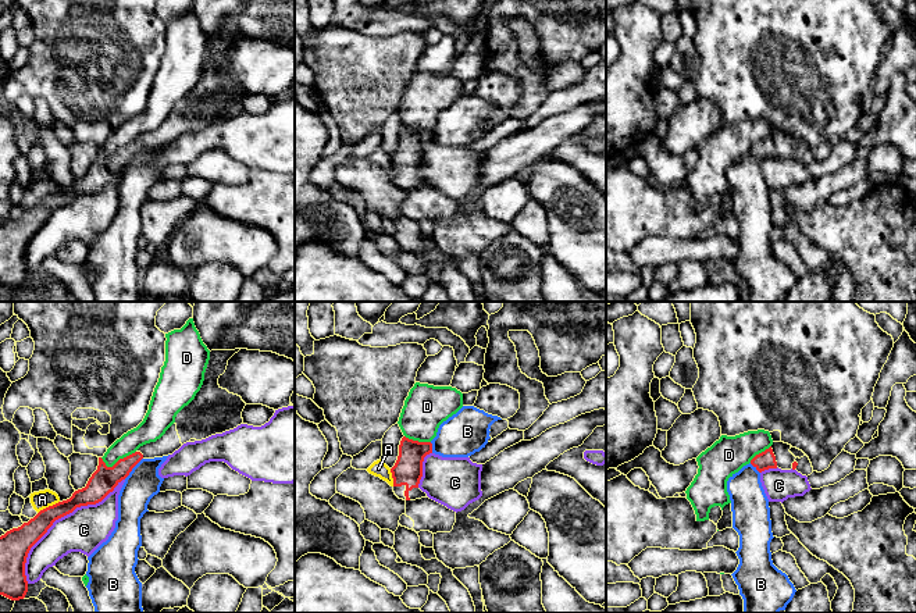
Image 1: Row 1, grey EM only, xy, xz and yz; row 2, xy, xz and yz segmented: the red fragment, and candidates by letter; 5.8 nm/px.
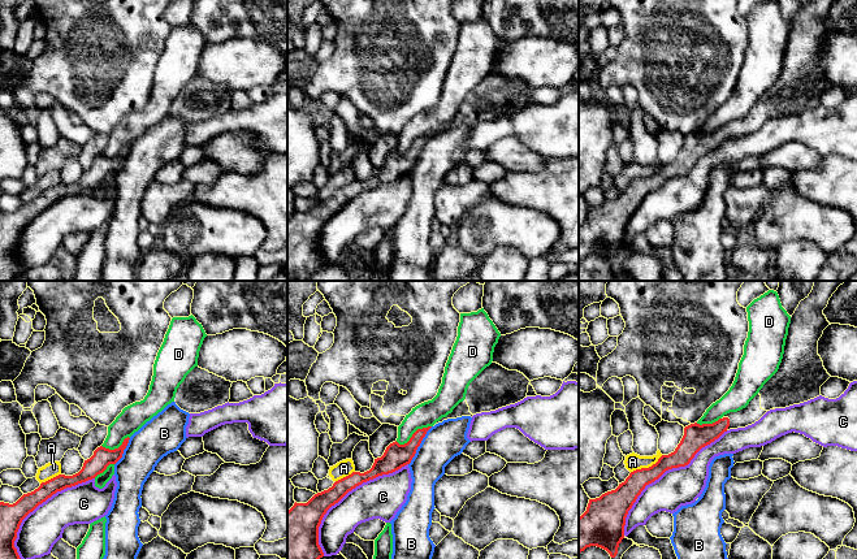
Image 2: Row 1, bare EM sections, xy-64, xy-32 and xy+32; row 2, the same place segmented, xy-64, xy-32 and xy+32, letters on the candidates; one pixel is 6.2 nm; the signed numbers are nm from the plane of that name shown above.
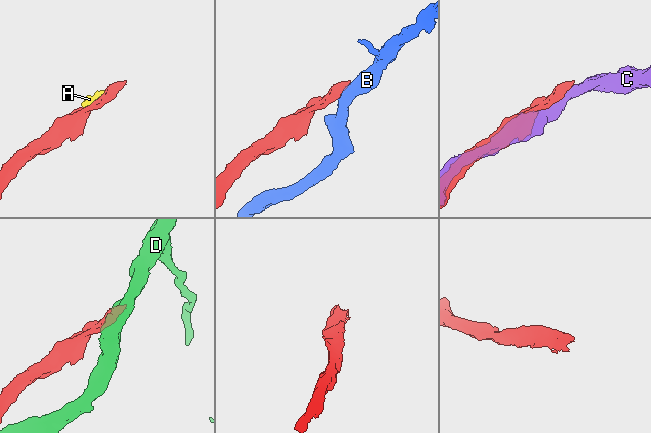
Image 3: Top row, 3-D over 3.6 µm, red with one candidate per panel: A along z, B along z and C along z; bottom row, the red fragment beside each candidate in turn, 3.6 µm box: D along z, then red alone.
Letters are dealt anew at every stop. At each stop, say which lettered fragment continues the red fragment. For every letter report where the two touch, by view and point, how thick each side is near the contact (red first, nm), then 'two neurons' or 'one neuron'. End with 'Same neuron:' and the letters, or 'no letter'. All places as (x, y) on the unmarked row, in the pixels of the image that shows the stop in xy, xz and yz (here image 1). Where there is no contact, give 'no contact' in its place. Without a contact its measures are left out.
A: contact xy (49, 195); calibres 150 and 110 nm; two neurons
B: contact xy (132, 156); calibres 150 and 190 nm; two neurons
C: contact xy (59, 206); calibres 140 and 260 nm; two neurons
D: contact xy (118, 149); calibres 150 and 140 nm; two neurons
Same neuron: no letter

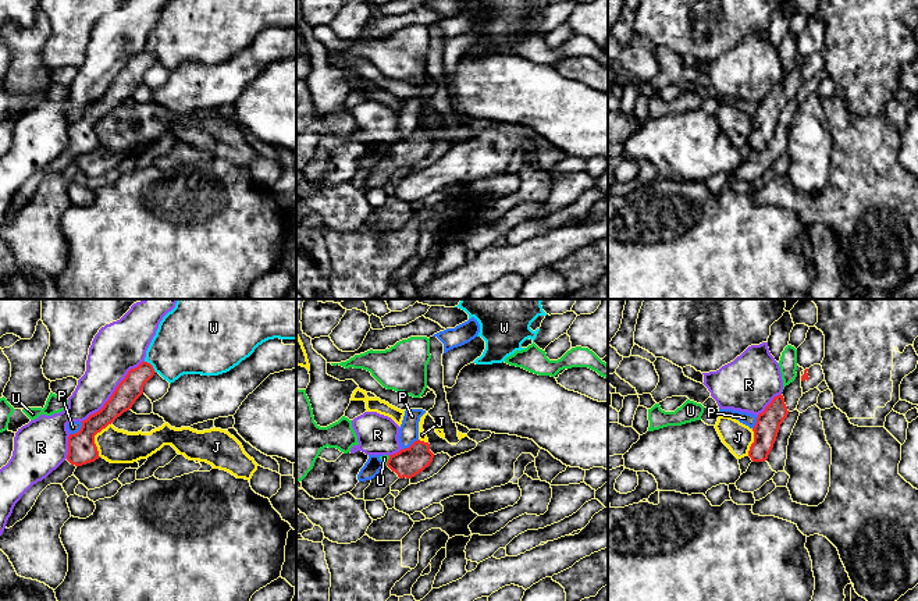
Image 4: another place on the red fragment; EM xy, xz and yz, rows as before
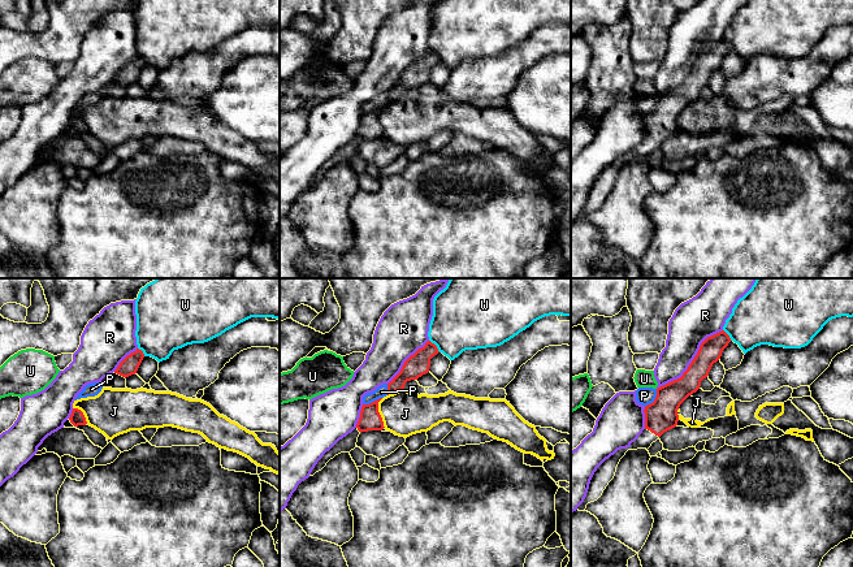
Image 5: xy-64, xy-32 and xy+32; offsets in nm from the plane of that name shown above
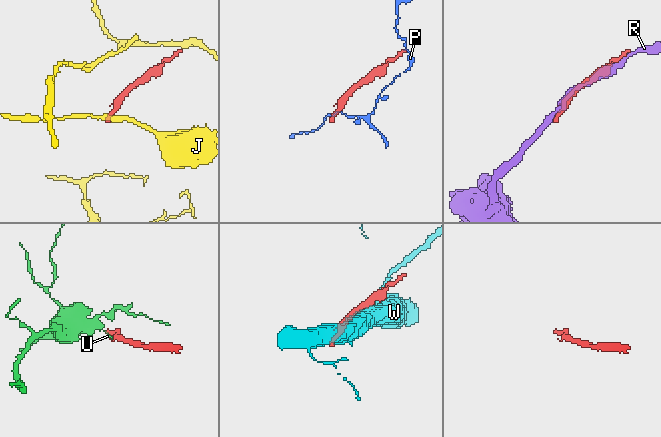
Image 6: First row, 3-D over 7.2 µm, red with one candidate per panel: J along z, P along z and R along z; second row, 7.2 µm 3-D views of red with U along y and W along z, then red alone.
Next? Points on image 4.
J: contact xy (93, 127); calibres 160 and 200 nm; two neurons
P: contact xy (79, 118); calibres 160 and 70 nm; two neurons
R: contact xy (113, 81); calibres 140 and 280 nm; two neurons
U: contact xz (388, 149); calibres 170 and 40 nm; two neurons
W: contact xy (152, 54); calibres 140 and 360 nm; two neurons
Same neuron: no letter

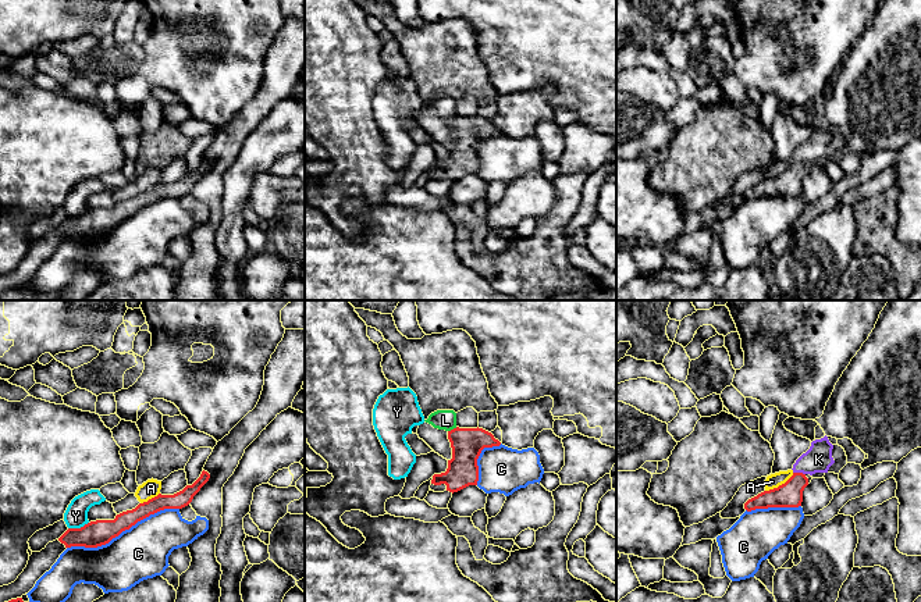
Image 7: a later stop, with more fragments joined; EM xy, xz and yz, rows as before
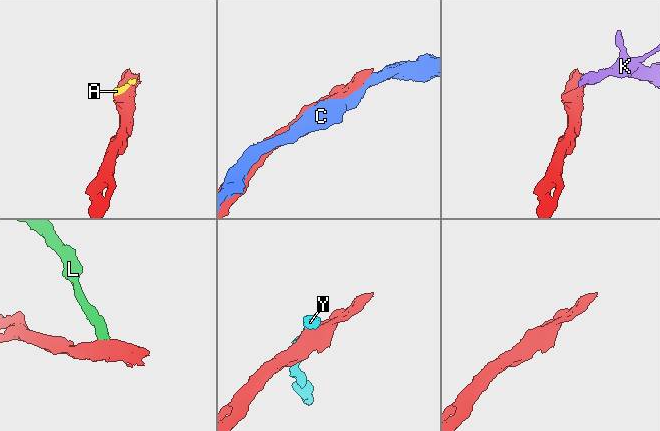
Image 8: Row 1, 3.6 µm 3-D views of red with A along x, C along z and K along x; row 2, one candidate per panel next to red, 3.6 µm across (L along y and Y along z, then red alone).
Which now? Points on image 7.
A: contact yz (779, 174); calibres 140 and 80 nm; two neurons
C: contact xy (123, 218); calibres 150 and 300 nm; two neurons
K: contact yz (799, 161); calibres 140 and 160 nm; two neurons
L: contact xz (454, 117); calibres 180 and 110 nm; two neurons
Y: contact xy (78, 217); calibres 150 and 140 nm; two neurons
Same neuron: no letter

